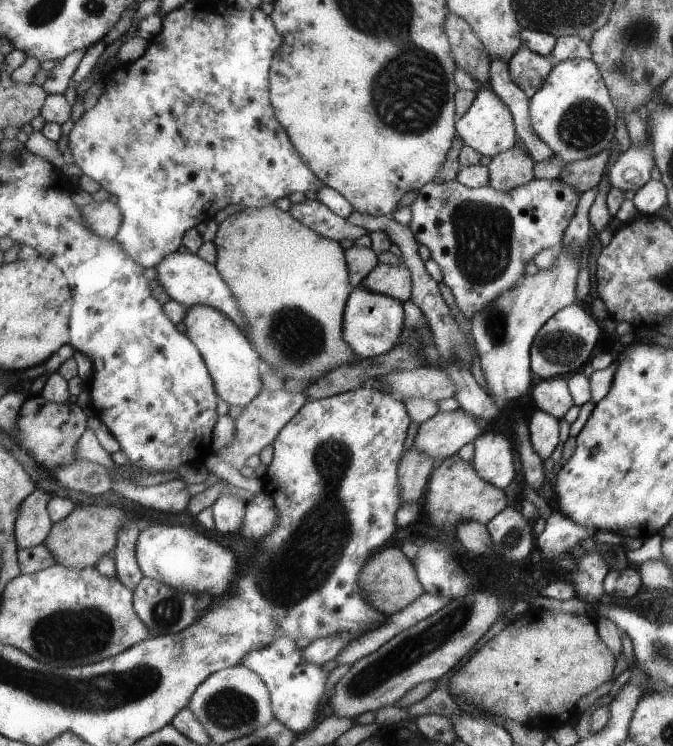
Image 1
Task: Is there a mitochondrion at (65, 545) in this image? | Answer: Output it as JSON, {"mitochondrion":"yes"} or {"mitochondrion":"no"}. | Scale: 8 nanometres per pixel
{"mitochondrion":"no"}

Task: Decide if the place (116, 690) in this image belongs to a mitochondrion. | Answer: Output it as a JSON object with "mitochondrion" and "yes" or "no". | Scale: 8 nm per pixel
{"mitochondrion":"yes"}

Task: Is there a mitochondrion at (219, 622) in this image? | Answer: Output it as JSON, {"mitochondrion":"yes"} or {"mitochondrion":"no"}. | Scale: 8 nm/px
{"mitochondrion":"no"}

